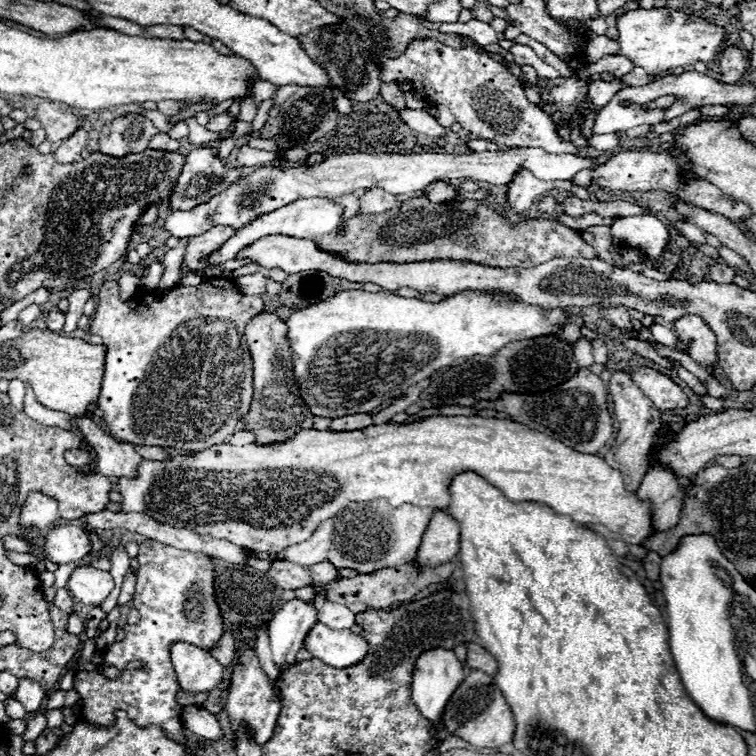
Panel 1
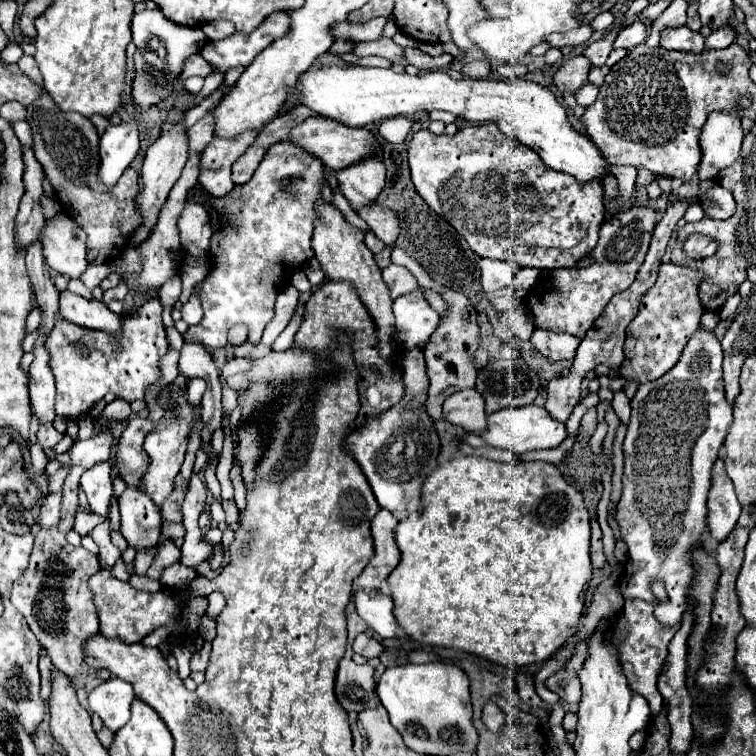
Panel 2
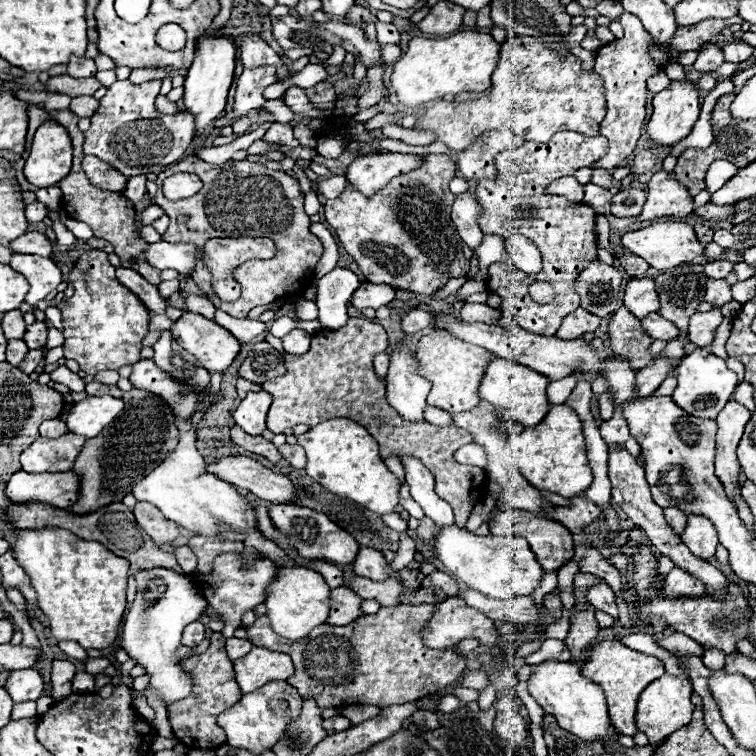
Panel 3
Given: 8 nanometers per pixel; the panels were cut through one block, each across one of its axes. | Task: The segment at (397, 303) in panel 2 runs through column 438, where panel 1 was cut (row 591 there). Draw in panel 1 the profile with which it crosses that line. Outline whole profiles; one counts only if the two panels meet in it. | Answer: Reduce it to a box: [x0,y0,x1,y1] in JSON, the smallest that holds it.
[310,562,338,592]

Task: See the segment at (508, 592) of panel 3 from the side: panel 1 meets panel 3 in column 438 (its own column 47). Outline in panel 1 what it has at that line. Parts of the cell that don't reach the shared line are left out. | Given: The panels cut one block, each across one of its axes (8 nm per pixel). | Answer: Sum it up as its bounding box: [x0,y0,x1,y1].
[42,524,92,564]

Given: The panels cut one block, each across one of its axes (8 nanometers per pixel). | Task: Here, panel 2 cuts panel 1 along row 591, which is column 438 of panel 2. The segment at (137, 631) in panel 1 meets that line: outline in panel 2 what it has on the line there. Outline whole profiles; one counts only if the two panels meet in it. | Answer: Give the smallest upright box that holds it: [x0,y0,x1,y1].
[408,122,604,270]

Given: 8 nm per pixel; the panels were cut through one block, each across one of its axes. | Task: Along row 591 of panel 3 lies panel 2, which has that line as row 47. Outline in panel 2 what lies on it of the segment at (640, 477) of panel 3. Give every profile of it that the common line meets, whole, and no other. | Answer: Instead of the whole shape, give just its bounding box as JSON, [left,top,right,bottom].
[706,24,736,50]

